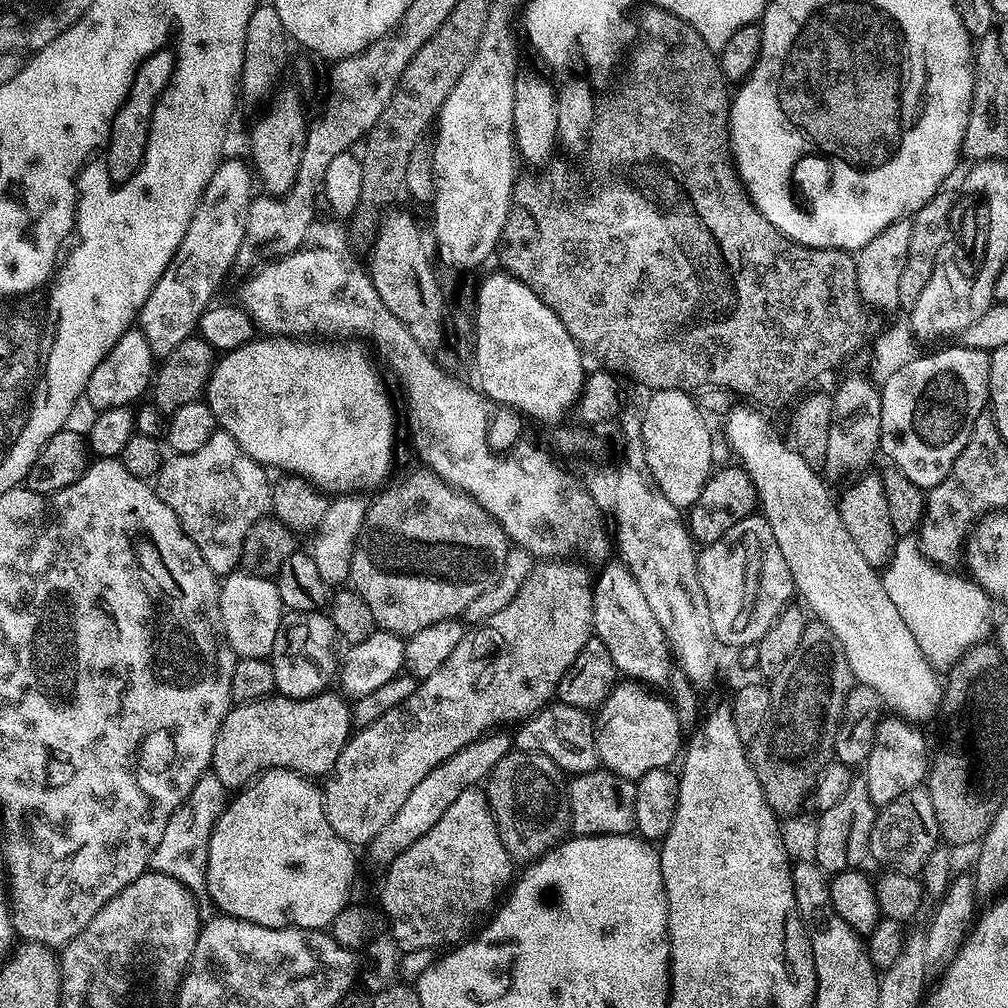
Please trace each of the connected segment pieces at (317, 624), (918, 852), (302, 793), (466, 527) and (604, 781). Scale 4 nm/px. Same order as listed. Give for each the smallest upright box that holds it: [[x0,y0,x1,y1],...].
[[270,612,338,700],[868,787,940,877],[206,768,356,929],[351,470,510,638],[567,766,636,836]]

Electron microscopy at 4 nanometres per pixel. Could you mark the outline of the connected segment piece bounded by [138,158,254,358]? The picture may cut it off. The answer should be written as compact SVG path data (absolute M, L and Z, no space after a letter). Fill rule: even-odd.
M229 158L221 159L214 170L214 178L210 178L210 182L206 186L206 190L202 194L202 198L198 202L198 210L194 210L194 218L190 218L190 226L186 226L186 234L182 238L180 248L174 254L174 258L170 262L170 266L162 274L162 278L158 278L158 282L154 286L154 290L150 290L150 298L146 298L146 302L142 306L138 317L138 331L146 338L146 342L150 342L150 350L153 357L163 358L170 354L170 350L174 350L174 346L178 346L178 342L186 342L186 338L193 335L199 326L199 320L210 305L213 303L212 295L220 288L220 283L224 280L224 275L232 268L232 263L236 260L236 255L242 252L244 248L244 239L246 238L246 218L250 214L250 206L254 199L254 191L252 192L252 180L254 184L254 172L247 163L244 164L240 160L228 160Z

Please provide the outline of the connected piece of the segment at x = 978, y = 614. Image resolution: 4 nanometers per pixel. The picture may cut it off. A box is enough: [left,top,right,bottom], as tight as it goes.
[882,535,994,670]

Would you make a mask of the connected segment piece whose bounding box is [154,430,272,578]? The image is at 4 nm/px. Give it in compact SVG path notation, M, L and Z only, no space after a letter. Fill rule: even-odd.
M217 430L194 454L165 459L154 487L162 502L174 510L202 558L206 558L206 566L224 578L241 567L242 542L250 534L250 526L269 515L272 484L267 475L264 465L247 456L229 432Z

